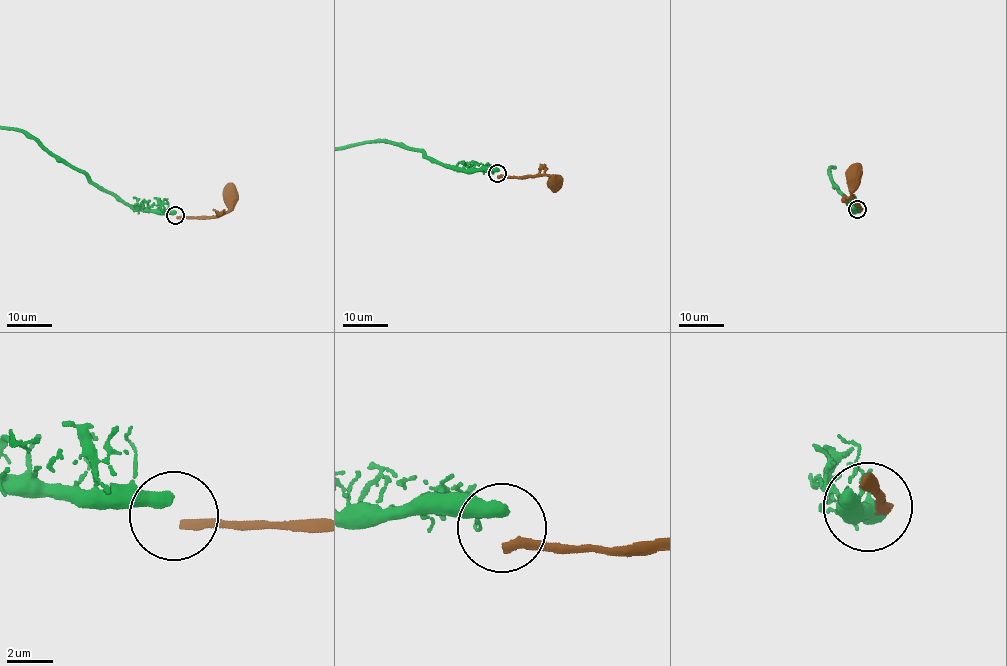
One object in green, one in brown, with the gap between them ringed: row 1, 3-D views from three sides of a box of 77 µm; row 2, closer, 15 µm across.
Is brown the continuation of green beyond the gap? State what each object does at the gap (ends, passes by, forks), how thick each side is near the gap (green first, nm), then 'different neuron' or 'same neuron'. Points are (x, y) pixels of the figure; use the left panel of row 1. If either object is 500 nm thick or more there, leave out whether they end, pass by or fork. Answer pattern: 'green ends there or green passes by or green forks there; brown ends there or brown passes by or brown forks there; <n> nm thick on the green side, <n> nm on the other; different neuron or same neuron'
600 nm thick on the green side, 360 nm on the other; different neuron

